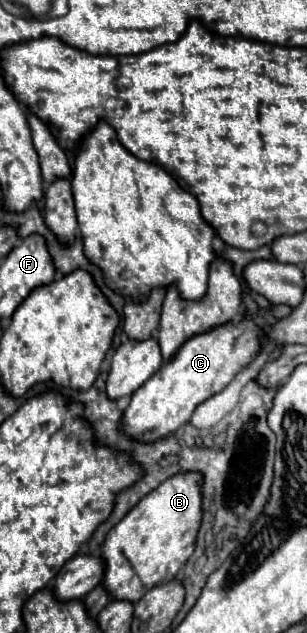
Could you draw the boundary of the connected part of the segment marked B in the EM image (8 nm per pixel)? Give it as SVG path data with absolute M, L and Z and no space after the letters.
M175 474L175 478L167 478L147 494L105 538L103 544L103 560L105 560L105 580L103 584L117 600L137 602L147 590L161 586L173 580L179 570L185 566L189 556L195 552L197 532L203 522L203 490L199 490L199 474Z

